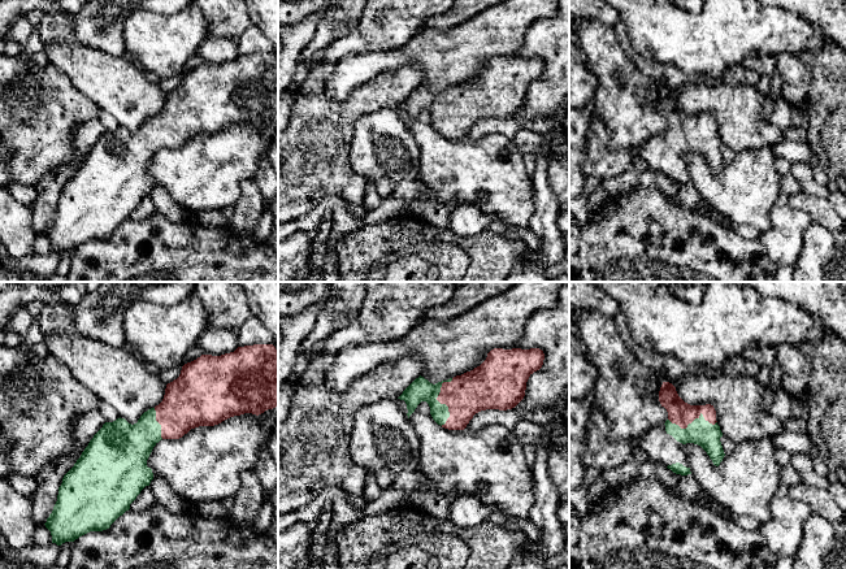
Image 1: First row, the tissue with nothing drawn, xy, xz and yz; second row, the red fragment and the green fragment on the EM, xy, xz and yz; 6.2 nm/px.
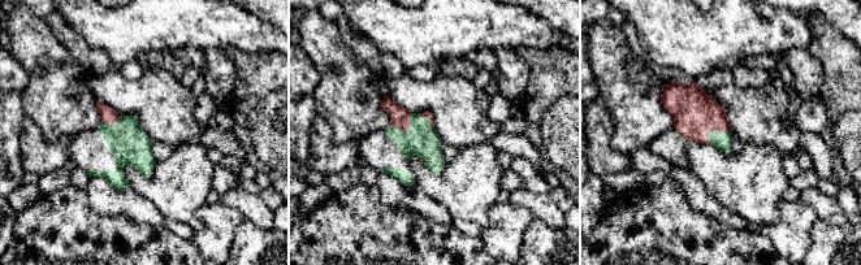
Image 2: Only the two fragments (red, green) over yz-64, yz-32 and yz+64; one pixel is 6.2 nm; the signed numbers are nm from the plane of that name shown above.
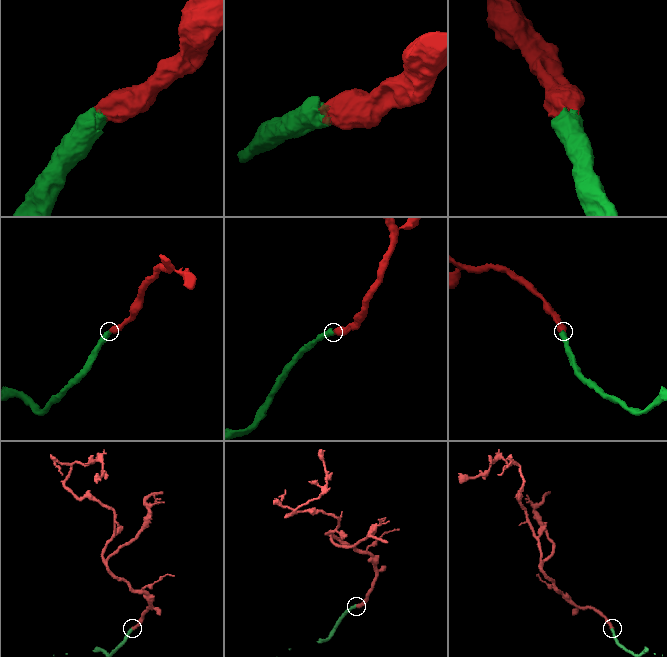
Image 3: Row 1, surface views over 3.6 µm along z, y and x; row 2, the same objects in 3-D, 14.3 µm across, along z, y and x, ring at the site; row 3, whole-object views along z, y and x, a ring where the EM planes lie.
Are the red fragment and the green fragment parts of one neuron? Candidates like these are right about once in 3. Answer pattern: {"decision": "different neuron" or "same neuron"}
{"decision": "same neuron"}

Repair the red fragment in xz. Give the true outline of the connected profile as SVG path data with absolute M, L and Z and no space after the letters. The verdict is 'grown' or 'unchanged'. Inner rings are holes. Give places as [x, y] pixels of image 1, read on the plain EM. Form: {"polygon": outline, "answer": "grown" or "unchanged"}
{"polygon": "M494 57L480 75L461 84L435 94L420 84L398 108L405 110L408 127L421 110L426 110L438 134L448 139L464 139L473 125L481 120L515 117L525 105L529 86L542 77L543 69L545 62L539 57Z", "answer": "grown"}

